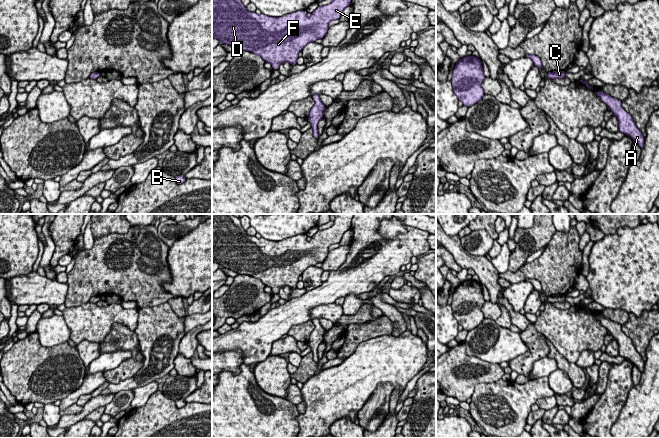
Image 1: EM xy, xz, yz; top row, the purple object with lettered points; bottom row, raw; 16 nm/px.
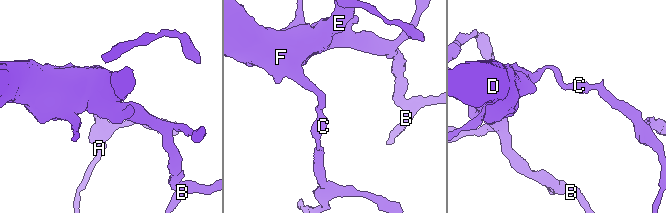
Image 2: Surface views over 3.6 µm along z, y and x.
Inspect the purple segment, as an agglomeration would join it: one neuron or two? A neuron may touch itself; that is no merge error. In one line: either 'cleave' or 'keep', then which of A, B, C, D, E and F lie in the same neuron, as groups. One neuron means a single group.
keep; groups A B C D E F

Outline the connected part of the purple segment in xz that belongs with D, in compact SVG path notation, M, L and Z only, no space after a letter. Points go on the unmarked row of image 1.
M212 214L212 262L241 275L260 279L265 286L278 294L283 286L297 288L298 277L310 266L322 263L331 245L340 243L343 235L351 229L354 214L333 214L333 225L319 230L311 240L307 235L297 235L283 241L269 241L247 234L241 226L240 218L233 214Z

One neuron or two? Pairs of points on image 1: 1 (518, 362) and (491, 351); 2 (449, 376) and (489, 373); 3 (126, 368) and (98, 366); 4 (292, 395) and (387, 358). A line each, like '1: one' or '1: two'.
1: two
2: one
3: two
4: two

